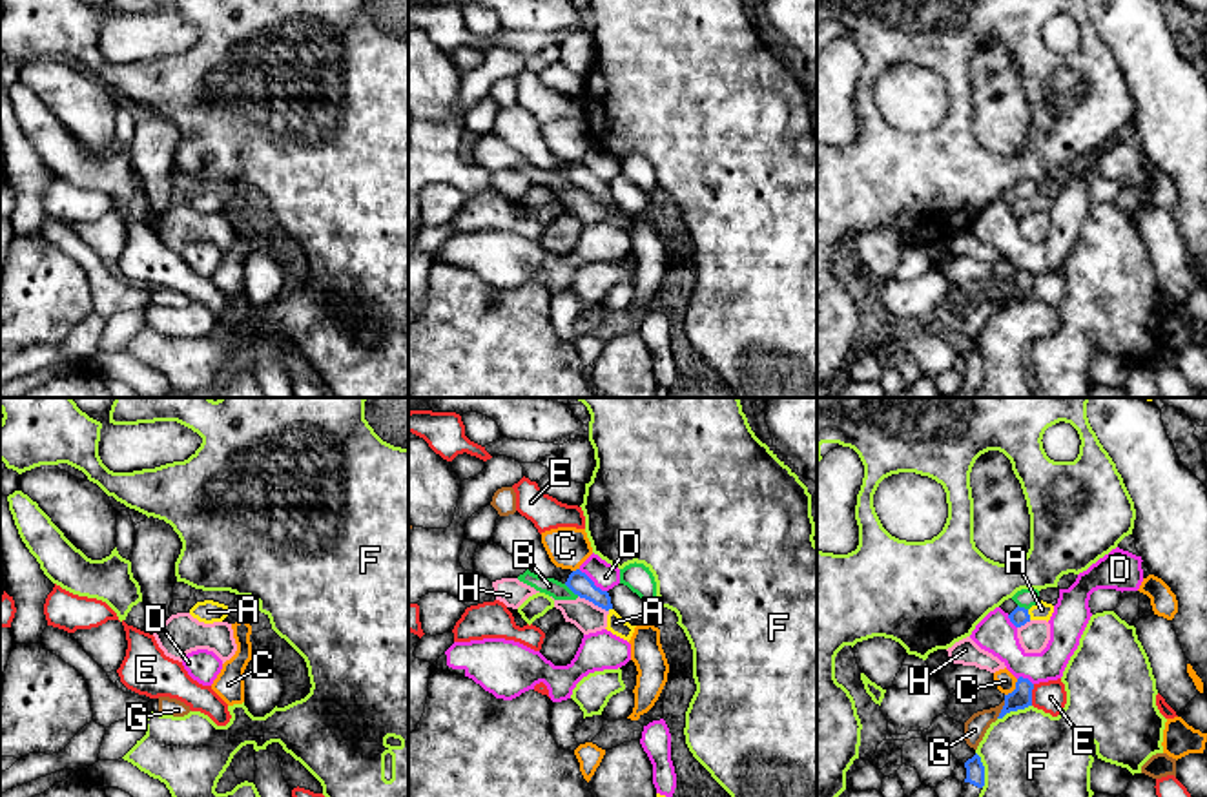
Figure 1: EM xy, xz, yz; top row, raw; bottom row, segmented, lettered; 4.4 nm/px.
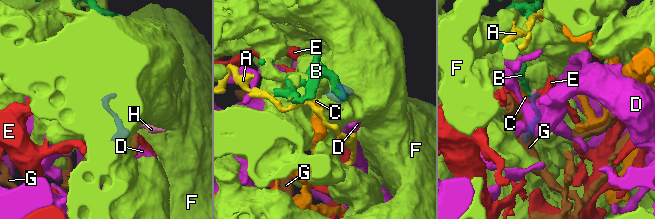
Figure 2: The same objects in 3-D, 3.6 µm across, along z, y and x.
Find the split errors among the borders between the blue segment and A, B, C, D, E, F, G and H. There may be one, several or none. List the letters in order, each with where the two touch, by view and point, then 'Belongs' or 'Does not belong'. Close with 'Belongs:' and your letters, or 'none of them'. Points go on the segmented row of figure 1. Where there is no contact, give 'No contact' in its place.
A: Touches blue at yz (1029, 615). Belongs
B: Touches blue at xz (571, 589). Does not belong
C: Touches blue at yz (1016, 688). Does not belong
D: Touches blue at xz (593, 582). Does not belong
E: Touches blue at yz (1031, 695). Does not belong
F: Touches blue at yz (983, 770). Does not belong
G: Touches blue at yz (1001, 710). Does not belong
H: Touches blue at xz (593, 602). Does not belong
Belongs: A

